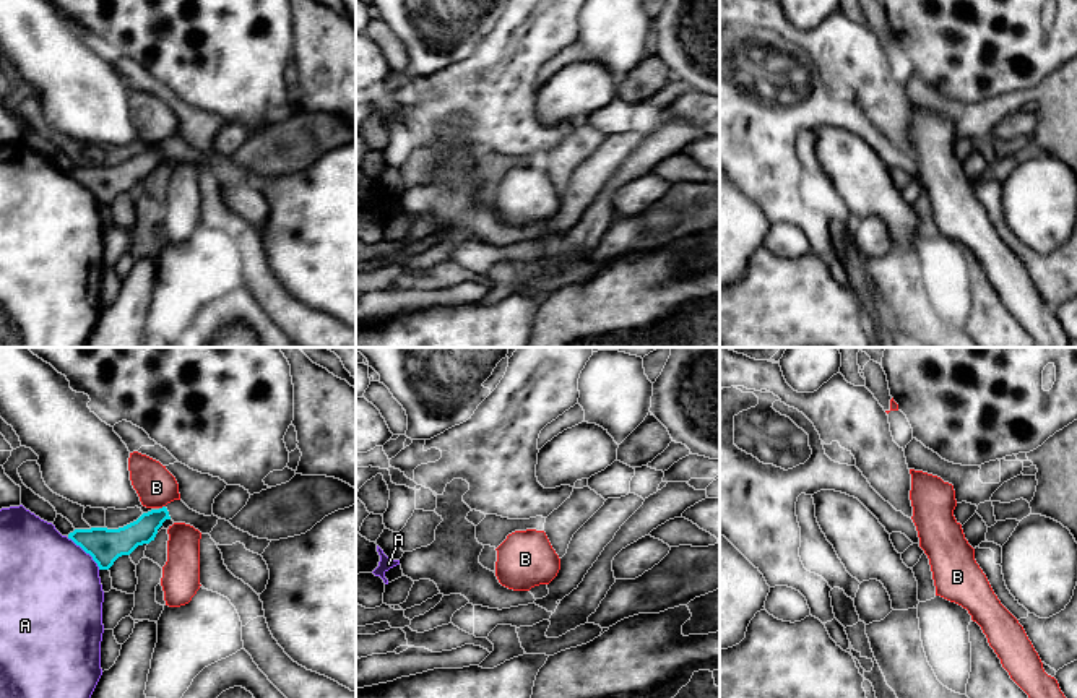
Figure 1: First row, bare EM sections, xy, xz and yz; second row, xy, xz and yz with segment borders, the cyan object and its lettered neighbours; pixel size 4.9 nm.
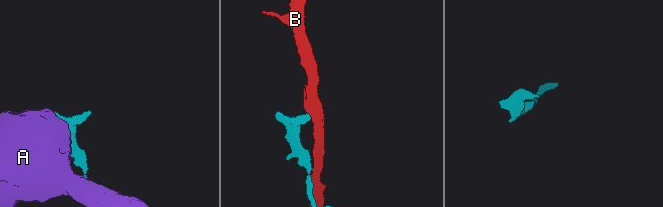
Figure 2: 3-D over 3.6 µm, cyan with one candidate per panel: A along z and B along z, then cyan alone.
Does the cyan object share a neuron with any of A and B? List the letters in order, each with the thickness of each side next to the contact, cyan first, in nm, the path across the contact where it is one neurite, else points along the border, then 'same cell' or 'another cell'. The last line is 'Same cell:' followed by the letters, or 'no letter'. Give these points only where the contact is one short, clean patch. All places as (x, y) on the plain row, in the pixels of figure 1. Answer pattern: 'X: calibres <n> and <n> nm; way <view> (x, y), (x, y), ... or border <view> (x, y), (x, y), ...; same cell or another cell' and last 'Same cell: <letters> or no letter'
A: calibres 170 and 500 nm; another cell
B: calibres 130 and 200 nm; border xy (164, 142), (160, 145); another cell
Same cell: no letter

